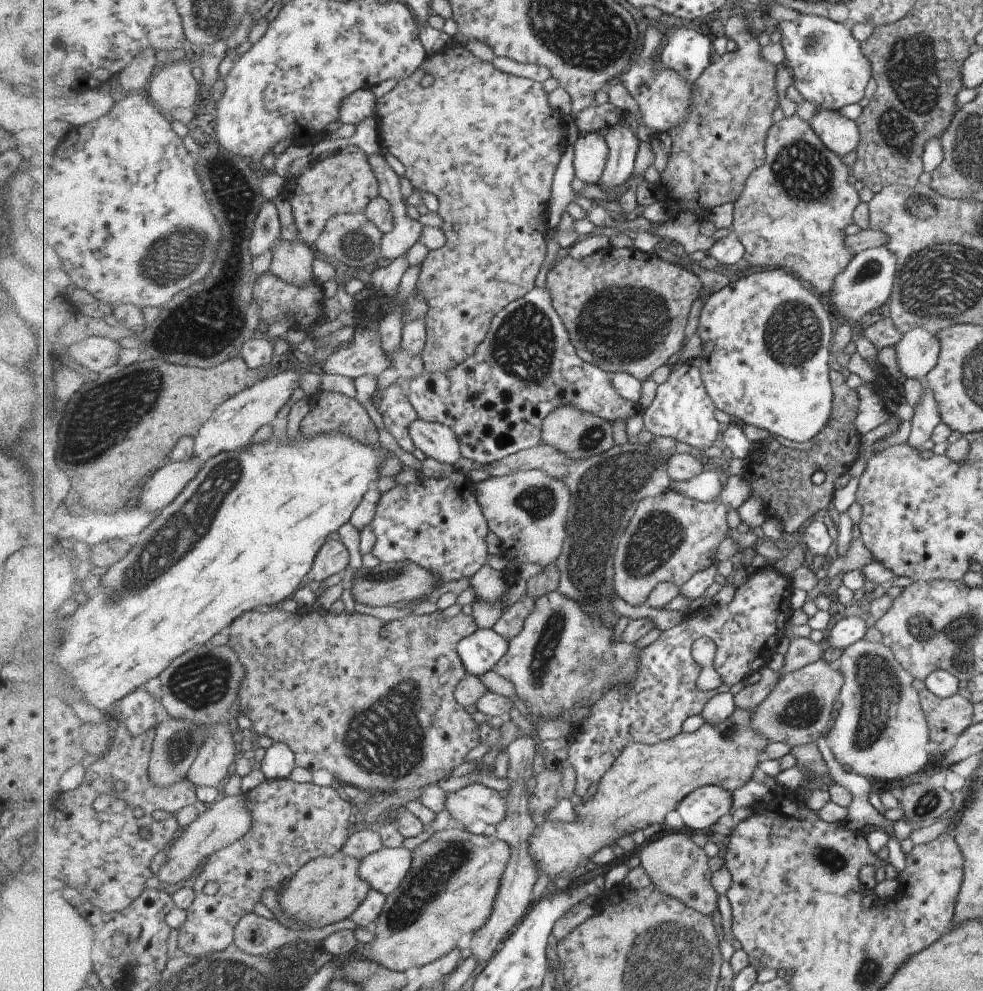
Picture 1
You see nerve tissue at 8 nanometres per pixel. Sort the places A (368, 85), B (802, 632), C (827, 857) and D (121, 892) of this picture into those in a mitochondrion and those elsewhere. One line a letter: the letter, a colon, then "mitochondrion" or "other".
A: other
B: other
C: mitochondrion
D: other

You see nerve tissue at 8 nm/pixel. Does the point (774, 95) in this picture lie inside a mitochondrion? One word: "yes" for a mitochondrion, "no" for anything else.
no

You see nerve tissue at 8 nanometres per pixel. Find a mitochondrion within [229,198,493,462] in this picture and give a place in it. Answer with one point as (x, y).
(354, 242)

